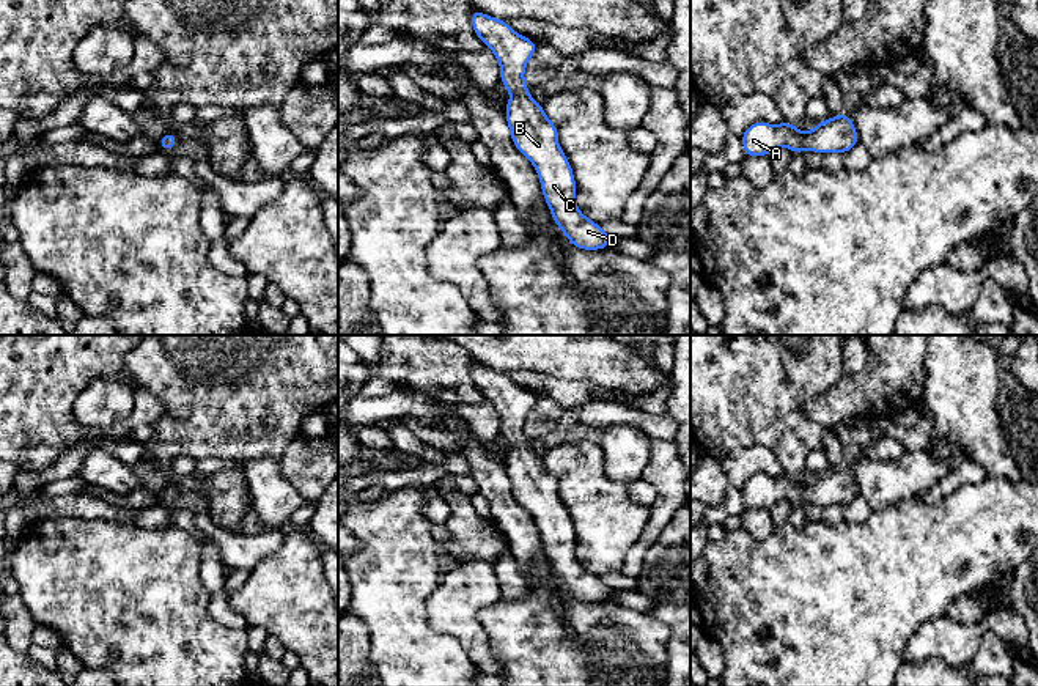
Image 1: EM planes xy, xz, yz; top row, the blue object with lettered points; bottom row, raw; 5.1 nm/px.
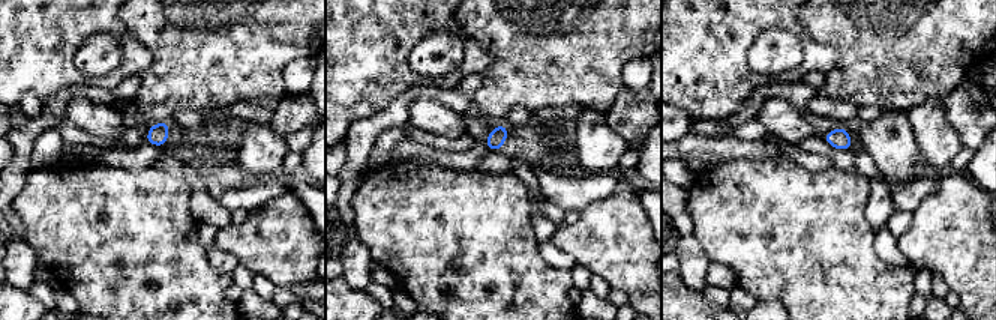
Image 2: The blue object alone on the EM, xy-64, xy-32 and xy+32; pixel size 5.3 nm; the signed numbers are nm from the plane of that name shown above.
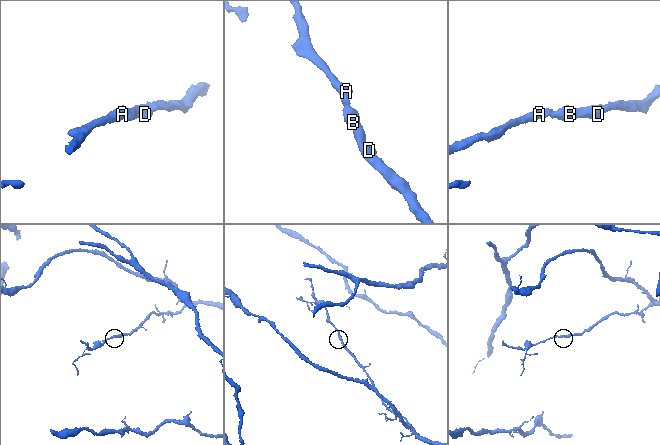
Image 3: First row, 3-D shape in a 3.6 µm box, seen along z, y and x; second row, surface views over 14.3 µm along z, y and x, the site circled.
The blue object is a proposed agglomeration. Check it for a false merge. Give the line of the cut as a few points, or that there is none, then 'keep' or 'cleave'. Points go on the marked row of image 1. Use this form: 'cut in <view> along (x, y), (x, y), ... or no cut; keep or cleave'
no cut; keep

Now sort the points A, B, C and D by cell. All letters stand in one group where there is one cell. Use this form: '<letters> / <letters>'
A B C D

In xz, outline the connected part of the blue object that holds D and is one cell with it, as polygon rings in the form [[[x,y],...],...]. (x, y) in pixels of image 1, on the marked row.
[[[477,8],[470,24],[499,60],[499,80],[513,96],[505,107],[513,145],[535,165],[543,197],[557,227],[576,249],[609,247],[613,239],[577,208],[574,172],[558,145],[557,126],[546,116],[543,105],[527,93],[524,71],[538,44],[516,33],[506,20],[491,17]]]

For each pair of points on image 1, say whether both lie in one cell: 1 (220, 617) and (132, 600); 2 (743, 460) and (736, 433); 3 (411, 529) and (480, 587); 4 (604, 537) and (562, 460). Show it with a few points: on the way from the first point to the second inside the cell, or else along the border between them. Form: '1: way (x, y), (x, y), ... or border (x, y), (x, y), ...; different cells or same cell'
1: border (208, 597), (208, 612), (219, 623), (246, 630); different cells
2: border (776, 457), (763, 447), (736, 447), (719, 458); different cells
3: border (444, 571), (426, 604); different cells
4: way (604, 518), (581, 479); same cell

